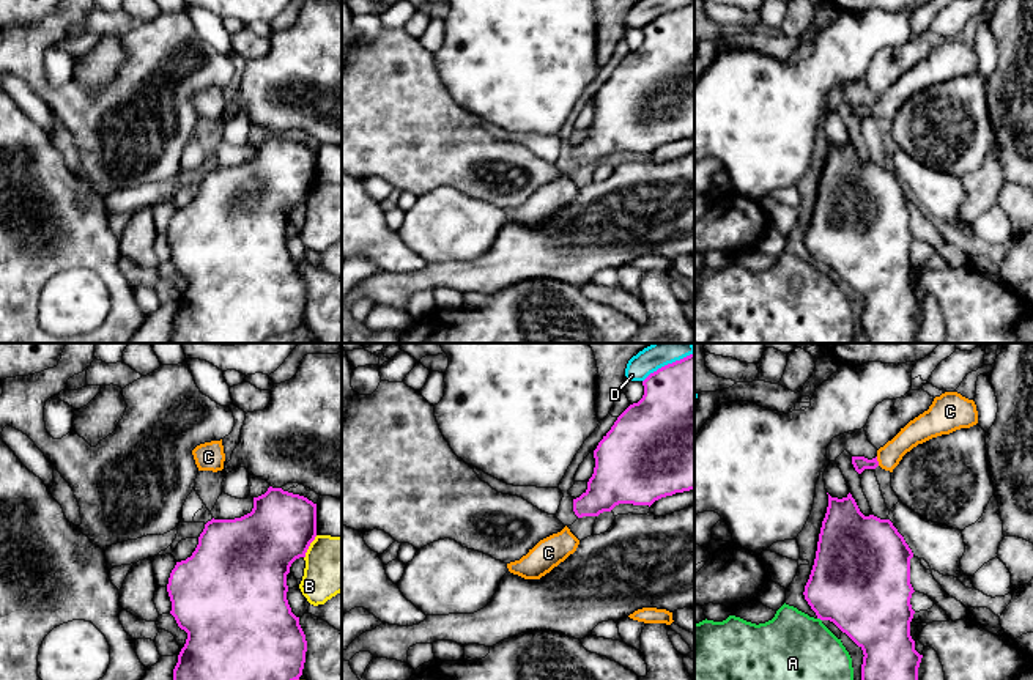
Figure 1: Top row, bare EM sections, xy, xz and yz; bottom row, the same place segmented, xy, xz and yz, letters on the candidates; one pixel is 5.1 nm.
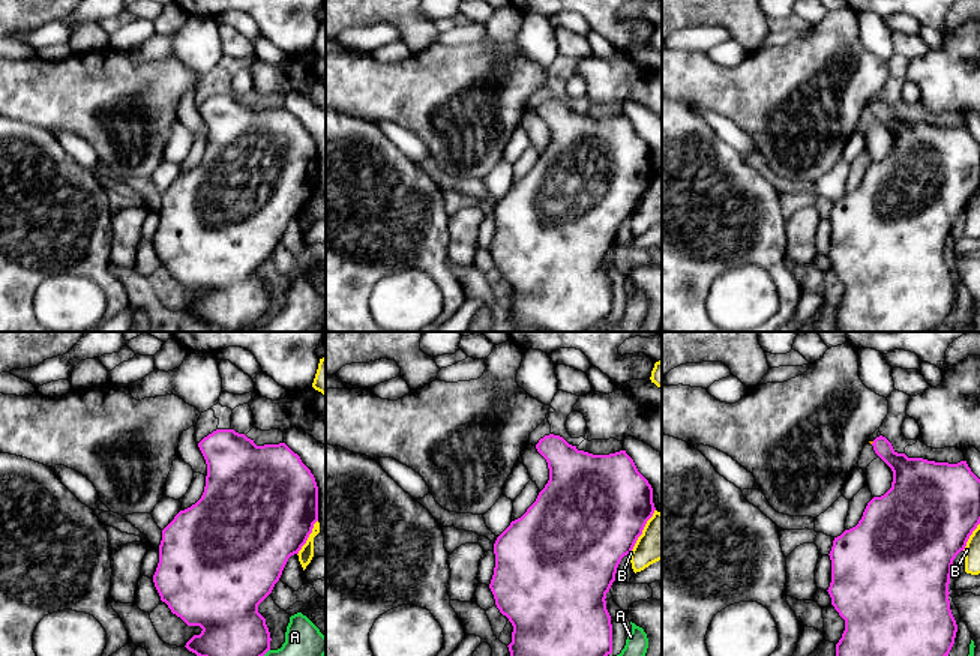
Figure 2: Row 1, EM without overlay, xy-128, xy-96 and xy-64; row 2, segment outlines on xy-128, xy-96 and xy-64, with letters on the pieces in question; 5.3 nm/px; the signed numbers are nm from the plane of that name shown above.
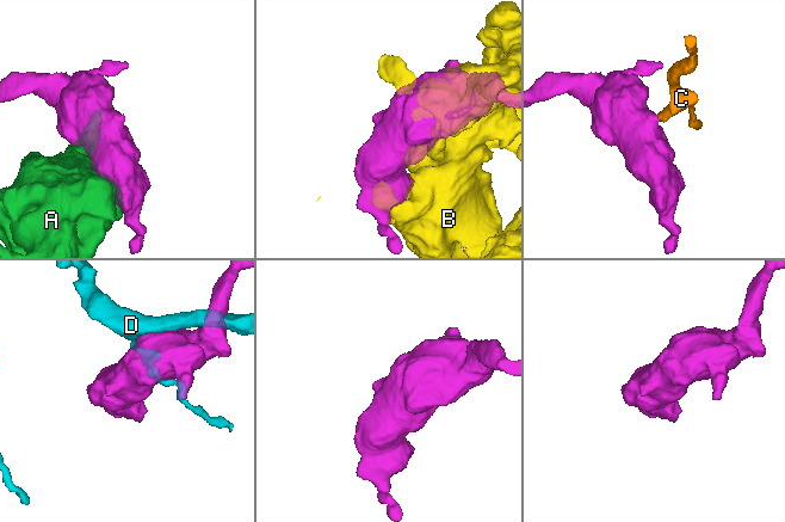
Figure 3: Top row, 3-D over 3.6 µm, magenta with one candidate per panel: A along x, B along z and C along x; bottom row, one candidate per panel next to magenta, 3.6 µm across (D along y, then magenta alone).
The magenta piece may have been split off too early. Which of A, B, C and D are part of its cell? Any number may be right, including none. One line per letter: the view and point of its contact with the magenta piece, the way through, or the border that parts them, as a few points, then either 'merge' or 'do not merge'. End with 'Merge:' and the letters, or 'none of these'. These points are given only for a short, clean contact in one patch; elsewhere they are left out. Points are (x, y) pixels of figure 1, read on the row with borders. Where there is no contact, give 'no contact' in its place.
A: yz (819, 617) | do not merge
B: xy (309, 545) | do not merge
C: yz (877, 461) | across yz (860, 463), (877, 461), (885, 458), (915, 432) | merge
D: xz (668, 364) | do not merge
Merge: C

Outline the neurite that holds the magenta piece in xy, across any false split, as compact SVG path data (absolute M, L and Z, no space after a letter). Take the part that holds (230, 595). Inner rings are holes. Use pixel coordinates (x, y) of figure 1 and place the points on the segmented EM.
M272 486L254 497L250 513L205 524L195 551L176 562L167 584L170 614L187 633L173 680L299 680L307 641L287 600L287 575L315 537L317 504Z

